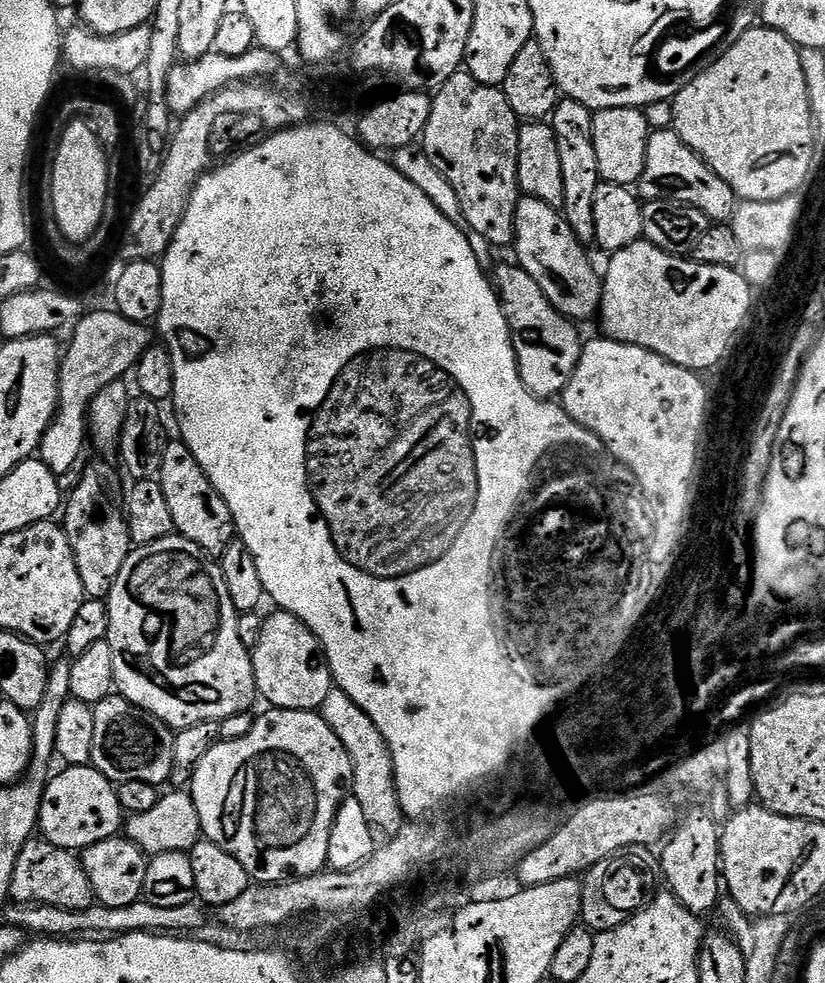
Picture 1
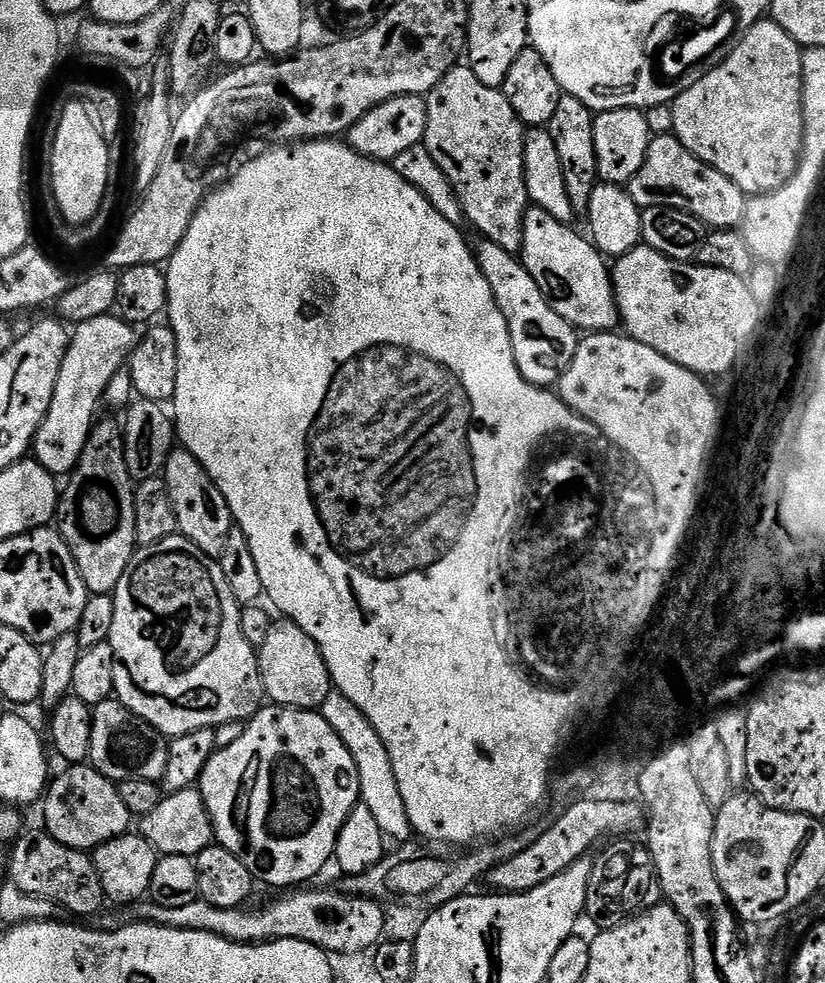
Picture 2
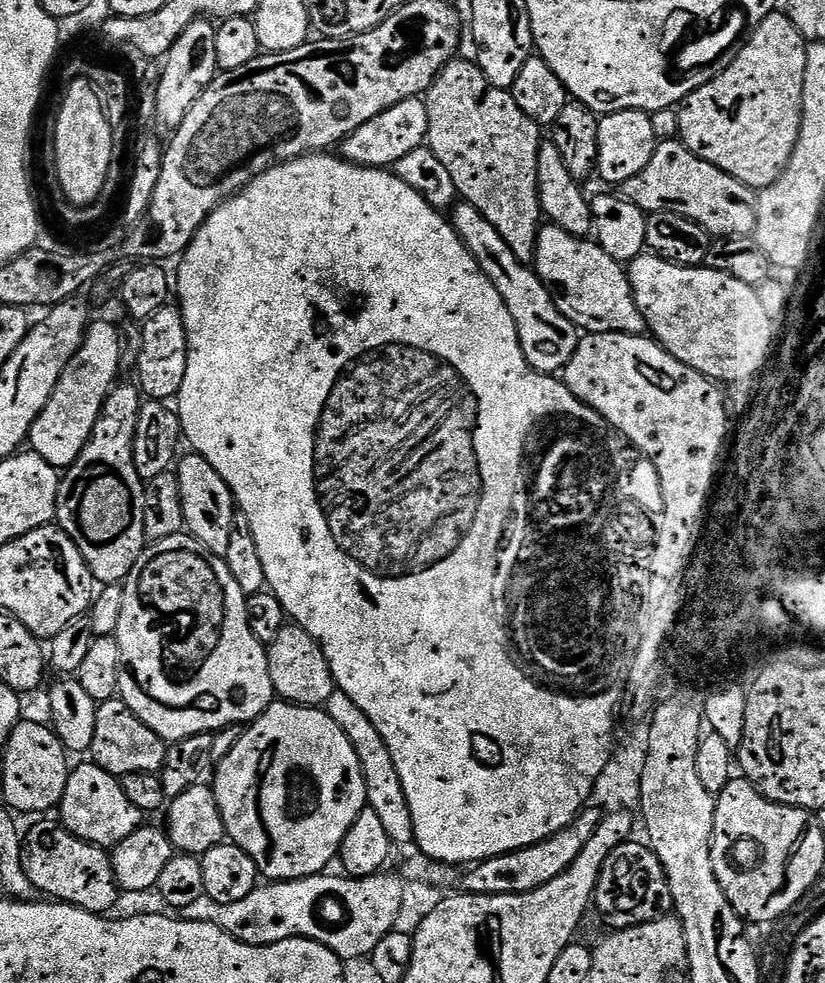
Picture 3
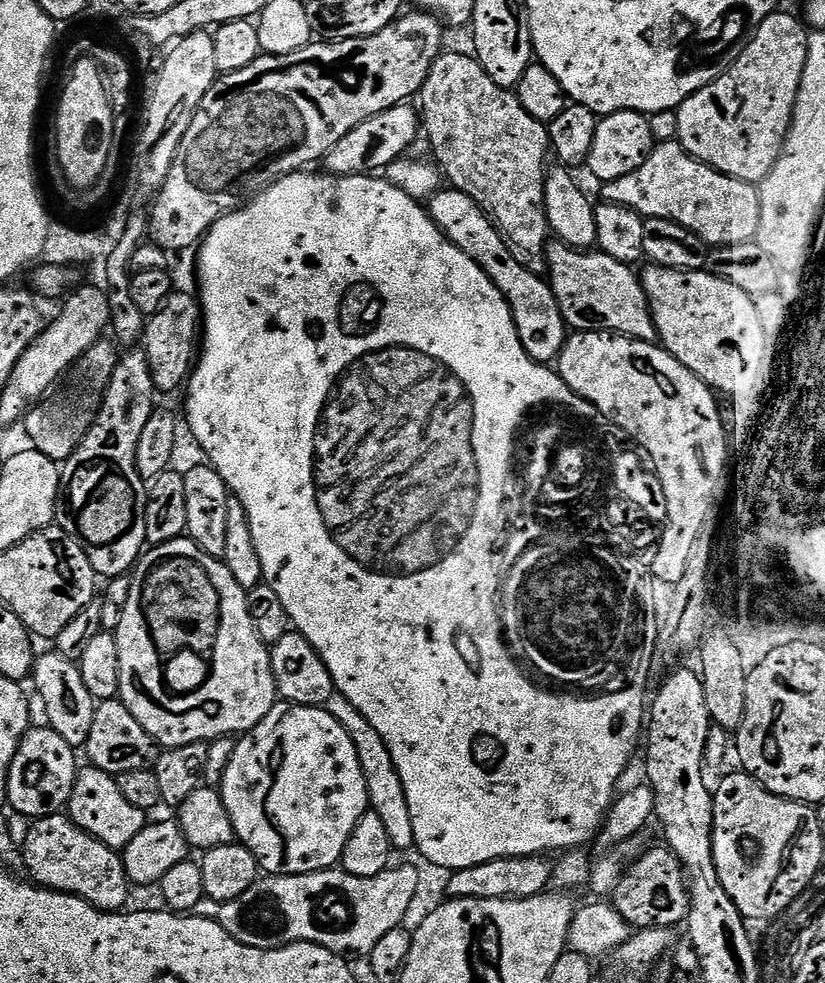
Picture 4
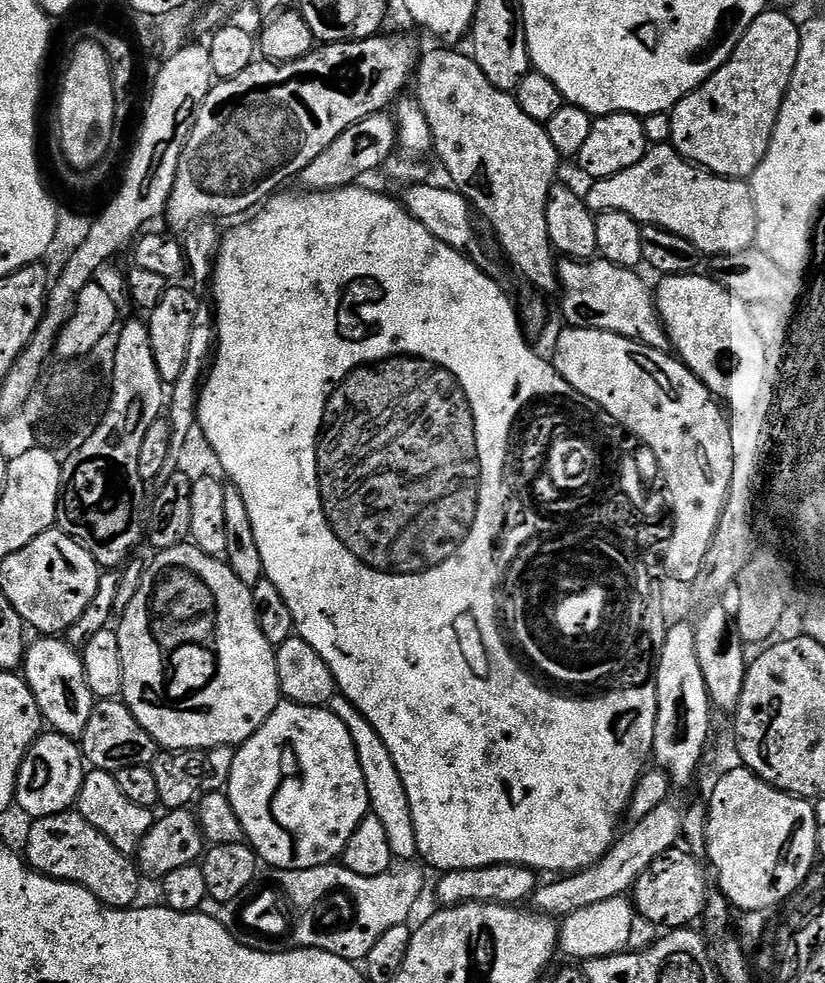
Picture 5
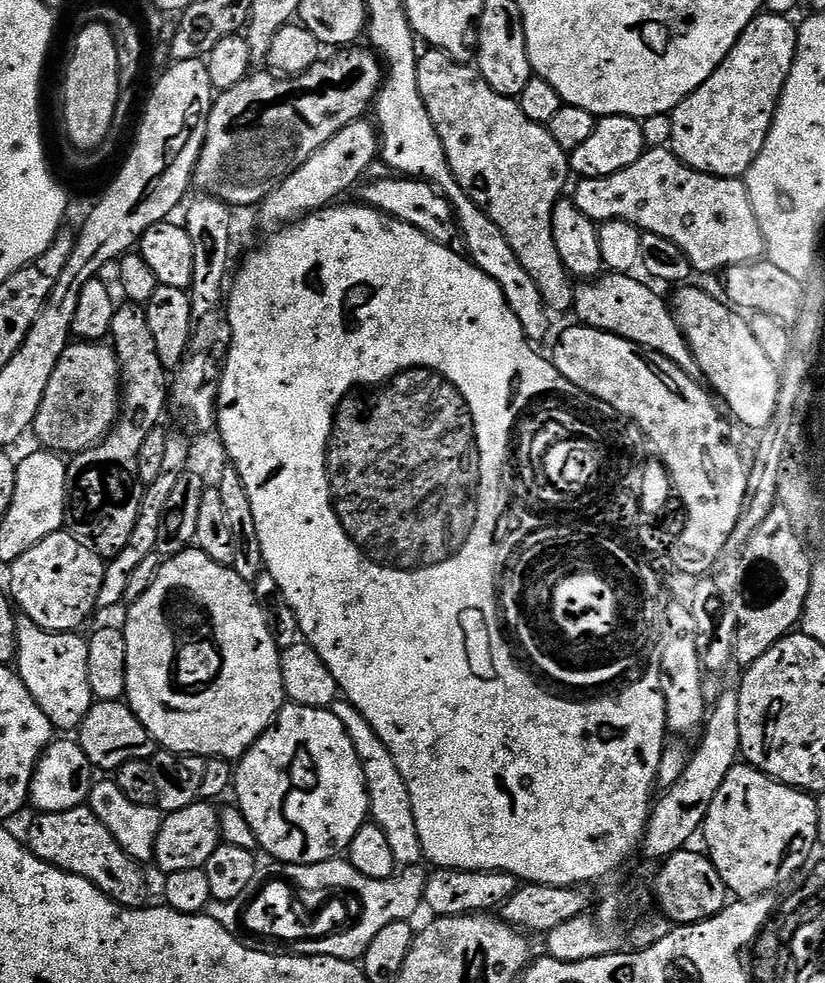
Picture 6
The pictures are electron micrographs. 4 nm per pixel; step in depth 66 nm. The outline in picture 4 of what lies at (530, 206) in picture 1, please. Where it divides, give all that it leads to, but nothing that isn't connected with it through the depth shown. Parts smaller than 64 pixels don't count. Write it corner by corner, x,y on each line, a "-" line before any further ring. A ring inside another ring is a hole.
549,243
546,248
546,279
552,286
552,293
564,315
565,325
576,332
611,332
618,336
630,336
634,340
657,339
656,324
652,320
652,310
644,294
644,286
639,275
631,267
599,250
581,250
569,244

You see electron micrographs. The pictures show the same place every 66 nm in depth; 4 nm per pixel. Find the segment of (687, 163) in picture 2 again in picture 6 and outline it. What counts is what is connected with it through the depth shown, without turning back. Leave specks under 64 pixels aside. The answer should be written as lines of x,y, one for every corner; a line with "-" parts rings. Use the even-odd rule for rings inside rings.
648,148
642,158
634,162
634,166
626,166
626,170
618,170
618,174
599,176
593,180
584,178
579,183
574,199
578,210
582,210
586,218
597,222
625,220
641,232
662,234
662,238
670,238
674,246
687,254
697,273
719,273
735,264
748,264
765,255
764,235
758,226
758,218
754,218
743,179
712,176
708,172
694,170
689,164
681,162
675,152
668,148

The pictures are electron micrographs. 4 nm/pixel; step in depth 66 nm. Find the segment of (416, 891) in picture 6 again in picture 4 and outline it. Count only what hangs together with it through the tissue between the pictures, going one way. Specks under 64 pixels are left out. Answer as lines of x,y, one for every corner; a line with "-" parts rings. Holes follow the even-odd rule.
408,864
402,865
401,868
389,867
387,872
374,878
358,878
343,870
329,870
288,876
288,896
270,896
270,898
280,898
280,910
290,922
290,928
286,928
284,934
287,944
317,944
336,956
364,958
374,950
374,945
385,934
390,934
390,930
405,923
404,919
407,918
408,911
416,900
416,887
419,884
419,874

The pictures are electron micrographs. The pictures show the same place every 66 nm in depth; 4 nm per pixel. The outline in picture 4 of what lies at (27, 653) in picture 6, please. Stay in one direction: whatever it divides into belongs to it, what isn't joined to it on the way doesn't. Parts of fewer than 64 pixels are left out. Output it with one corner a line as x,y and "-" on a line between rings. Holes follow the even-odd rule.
55,650
37,655
34,665
34,681
36,680
36,692
44,703
44,712
48,715
47,727
52,728
70,746
80,750
87,745
90,738
90,726
94,726
94,714
96,713
96,701
86,690
86,682
82,682
79,663
75,660
67,660

